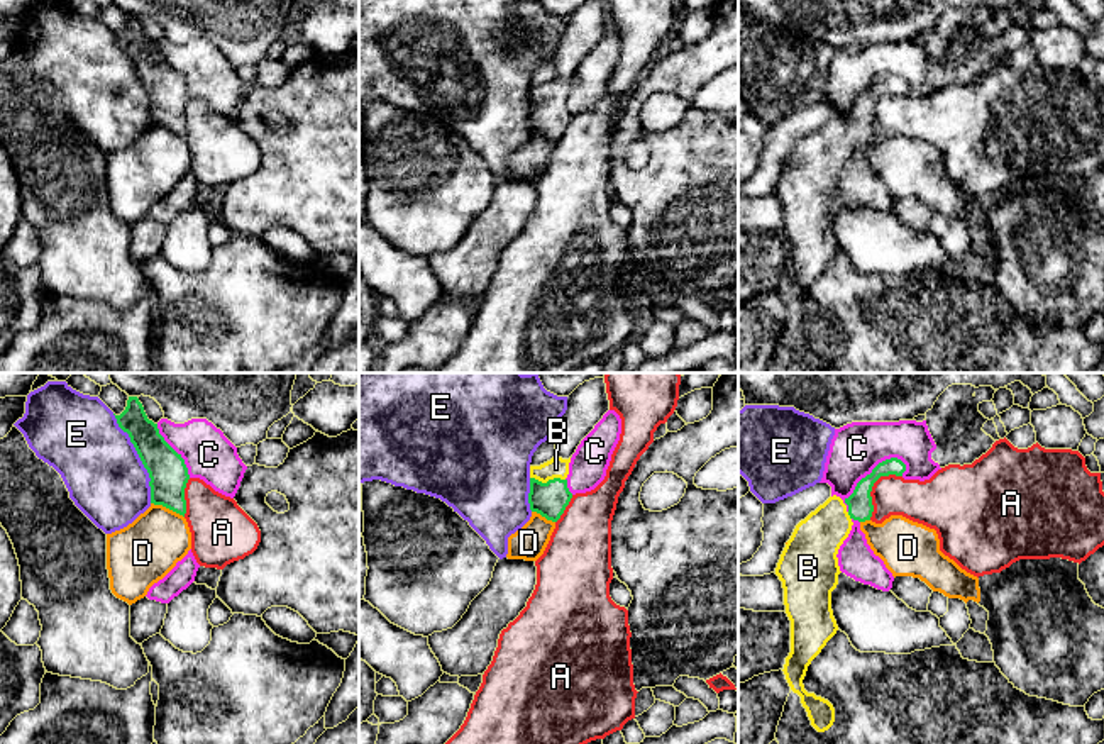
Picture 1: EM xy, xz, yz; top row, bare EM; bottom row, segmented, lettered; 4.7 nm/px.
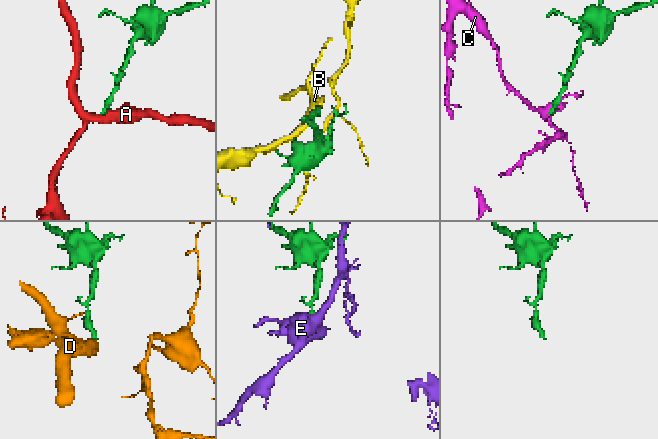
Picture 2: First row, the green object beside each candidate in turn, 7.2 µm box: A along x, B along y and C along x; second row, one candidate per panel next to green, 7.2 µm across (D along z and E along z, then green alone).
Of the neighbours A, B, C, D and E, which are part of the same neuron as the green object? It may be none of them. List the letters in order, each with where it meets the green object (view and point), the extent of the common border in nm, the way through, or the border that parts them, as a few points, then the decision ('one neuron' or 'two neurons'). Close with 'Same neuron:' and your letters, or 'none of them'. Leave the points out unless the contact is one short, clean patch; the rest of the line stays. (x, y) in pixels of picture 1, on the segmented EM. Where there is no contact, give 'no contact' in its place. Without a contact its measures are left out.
A: meets green in yz at (871, 488); contact 260 nm long; border along yz (901, 475), (883, 475), (874, 483), (869, 519); two neurons
B: meets green in xz at (547, 482); contact 170 nm long; runs through xz (551, 499), (547, 482), (556, 468); one neuron
C: meets green in yz at (867, 475); contact 360 nm long; two neurons
D: meets green in xy at (168, 507); contact 180 nm long; border along xy (151, 502), (161, 504), (183, 517); two neurons
E: meets green in xy at (139, 456); contact 460 nm long; two neurons
Same neuron: B

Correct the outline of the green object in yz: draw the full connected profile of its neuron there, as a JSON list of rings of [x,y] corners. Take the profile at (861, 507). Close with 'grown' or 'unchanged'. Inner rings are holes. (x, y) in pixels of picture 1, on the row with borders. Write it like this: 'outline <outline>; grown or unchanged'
outline [[[886,459],[857,483],[848,498],[830,497],[796,525],[776,568],[791,620],[791,652],[782,671],[818,732],[833,725],[835,708],[828,700],[808,693],[803,680],[811,661],[838,630],[831,610],[831,591],[842,573],[836,554],[853,522],[870,520],[874,483],[880,476],[903,476],[904,471],[906,464],[901,459]]]; grown

